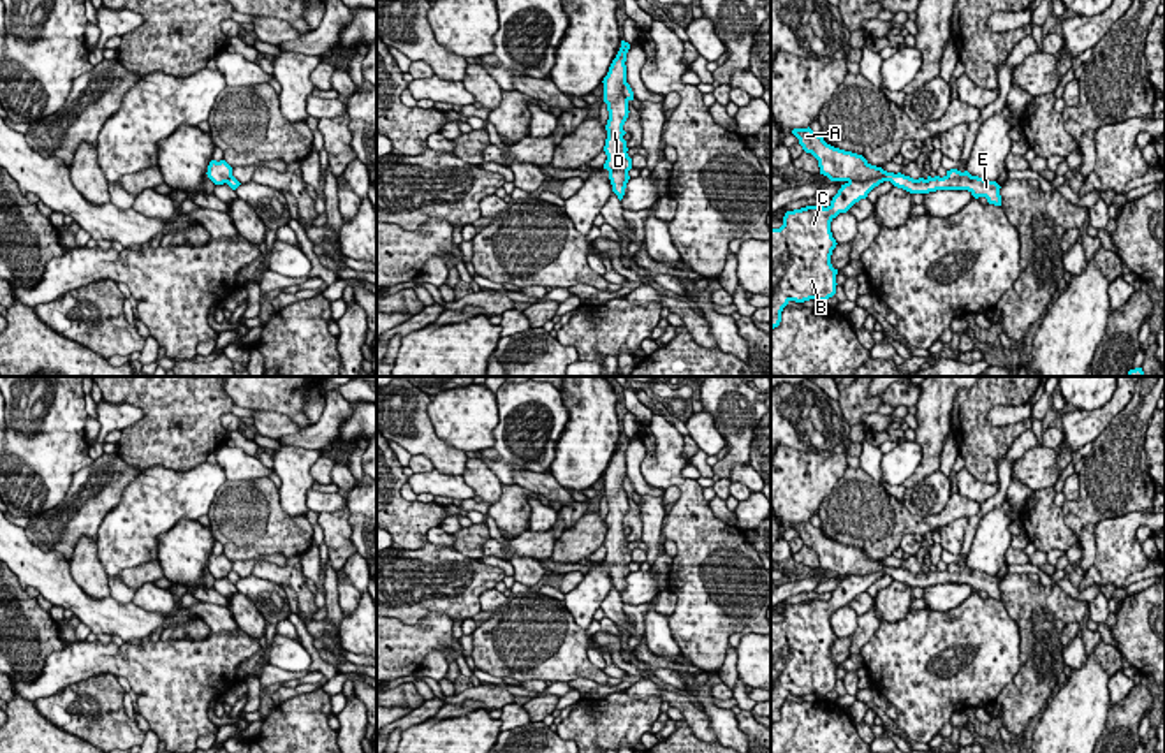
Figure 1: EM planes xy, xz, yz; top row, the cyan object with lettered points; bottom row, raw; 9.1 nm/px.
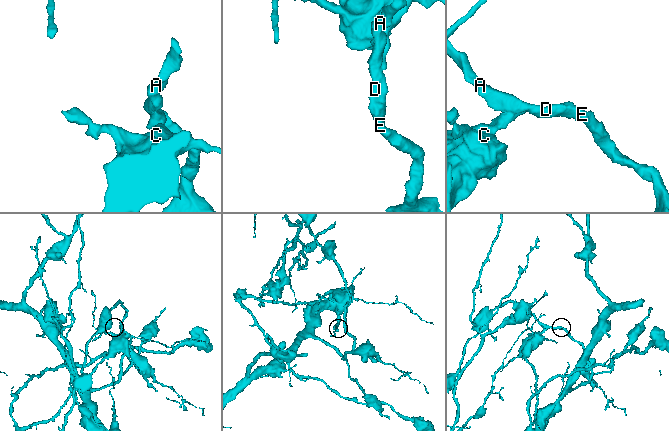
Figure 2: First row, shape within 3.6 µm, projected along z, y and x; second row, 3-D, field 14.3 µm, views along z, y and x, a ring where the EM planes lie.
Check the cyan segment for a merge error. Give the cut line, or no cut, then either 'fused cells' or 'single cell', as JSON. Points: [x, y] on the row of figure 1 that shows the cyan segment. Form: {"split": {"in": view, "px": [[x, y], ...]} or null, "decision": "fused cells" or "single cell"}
{"split": {"in": "yz", "px": [[886, 180], [849, 182]]}, "decision": "fused cells"}

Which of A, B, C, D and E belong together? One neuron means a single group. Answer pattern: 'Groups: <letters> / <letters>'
Groups: A D E / B C

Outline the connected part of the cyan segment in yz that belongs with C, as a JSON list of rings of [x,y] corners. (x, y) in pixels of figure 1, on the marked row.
[[[848,181],[827,208],[806,206],[787,211],[783,225],[771,229],[771,331],[780,325],[781,311],[790,301],[825,303],[836,294],[838,269],[832,267],[831,255],[838,243],[831,222],[883,181]]]

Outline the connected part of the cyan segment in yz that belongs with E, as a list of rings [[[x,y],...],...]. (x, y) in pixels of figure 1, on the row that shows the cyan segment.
[[[810,127],[794,128],[792,134],[799,139],[802,150],[818,160],[820,174],[827,176],[831,181],[869,181],[883,178],[910,194],[968,190],[975,199],[985,197],[989,204],[1001,206],[1001,186],[996,181],[971,176],[968,171],[961,172],[957,169],[950,169],[943,178],[927,176],[926,179],[913,179],[901,172],[894,174],[871,165],[862,155],[827,144],[824,137],[815,134]]]

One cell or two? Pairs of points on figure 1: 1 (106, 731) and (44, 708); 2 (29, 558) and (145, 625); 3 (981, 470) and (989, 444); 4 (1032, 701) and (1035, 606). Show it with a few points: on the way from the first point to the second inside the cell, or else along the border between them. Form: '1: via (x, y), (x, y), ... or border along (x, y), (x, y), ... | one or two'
1: via (90, 723), (78, 722), (60, 709) | one
2: via (57, 584), (85, 609), (117, 620) | one
3: via (981, 463), (982, 451) | one
4: via (1035, 678), (1039, 655), (1037, 628) | one

